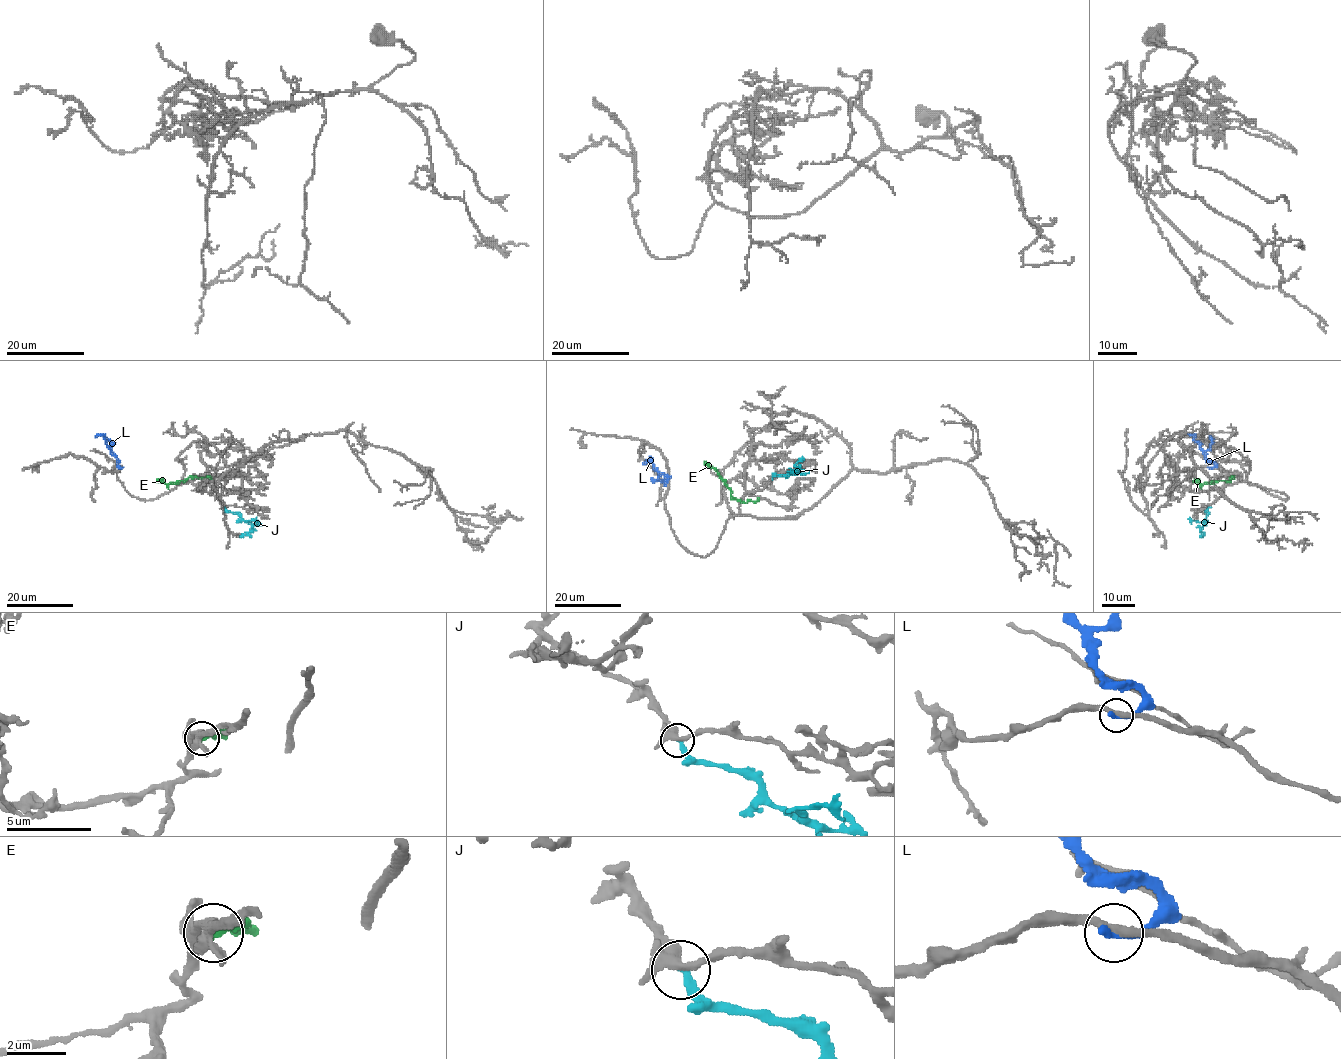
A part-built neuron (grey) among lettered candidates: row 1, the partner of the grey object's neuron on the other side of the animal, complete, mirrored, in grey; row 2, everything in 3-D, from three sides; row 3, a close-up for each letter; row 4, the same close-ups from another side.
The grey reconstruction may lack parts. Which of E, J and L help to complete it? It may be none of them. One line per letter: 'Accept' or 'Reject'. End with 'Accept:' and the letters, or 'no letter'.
E: Reject
J: Accept
L: Reject
Accept: J

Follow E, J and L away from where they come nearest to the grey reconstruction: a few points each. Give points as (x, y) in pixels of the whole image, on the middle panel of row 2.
E: (758, 498), (747, 502), (734, 499), (725, 481), (704, 461)
J: (771, 477), (799, 471), (787, 471)
L: (669, 478), (665, 483), (665, 475), (651, 461), (643, 465)

